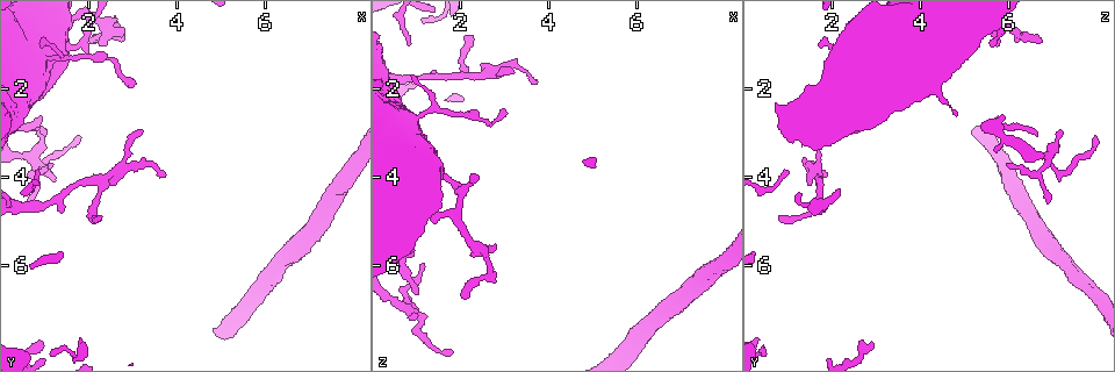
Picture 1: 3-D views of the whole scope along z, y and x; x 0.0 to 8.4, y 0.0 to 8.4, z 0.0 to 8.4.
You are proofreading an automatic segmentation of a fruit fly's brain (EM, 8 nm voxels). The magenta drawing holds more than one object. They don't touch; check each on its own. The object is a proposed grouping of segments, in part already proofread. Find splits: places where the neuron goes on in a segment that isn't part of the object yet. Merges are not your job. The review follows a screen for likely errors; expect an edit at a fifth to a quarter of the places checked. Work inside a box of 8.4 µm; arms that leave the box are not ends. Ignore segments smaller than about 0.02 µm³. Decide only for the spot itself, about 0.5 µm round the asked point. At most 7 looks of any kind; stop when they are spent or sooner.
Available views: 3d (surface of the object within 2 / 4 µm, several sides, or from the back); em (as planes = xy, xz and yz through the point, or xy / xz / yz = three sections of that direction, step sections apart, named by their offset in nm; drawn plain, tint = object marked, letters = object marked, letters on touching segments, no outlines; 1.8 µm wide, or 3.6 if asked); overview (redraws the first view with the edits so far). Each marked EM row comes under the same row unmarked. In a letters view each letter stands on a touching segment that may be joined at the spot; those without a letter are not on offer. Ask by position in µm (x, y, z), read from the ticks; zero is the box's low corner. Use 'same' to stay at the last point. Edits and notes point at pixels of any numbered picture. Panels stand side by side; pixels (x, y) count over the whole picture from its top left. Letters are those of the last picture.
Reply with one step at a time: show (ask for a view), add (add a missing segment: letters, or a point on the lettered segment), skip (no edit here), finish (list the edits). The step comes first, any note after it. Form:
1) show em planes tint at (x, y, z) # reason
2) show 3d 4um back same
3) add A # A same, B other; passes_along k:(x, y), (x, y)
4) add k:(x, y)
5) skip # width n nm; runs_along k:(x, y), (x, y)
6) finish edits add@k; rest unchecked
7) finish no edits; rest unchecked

show em planes letters at (1.10, 3.00, 6.70) # branch stops here

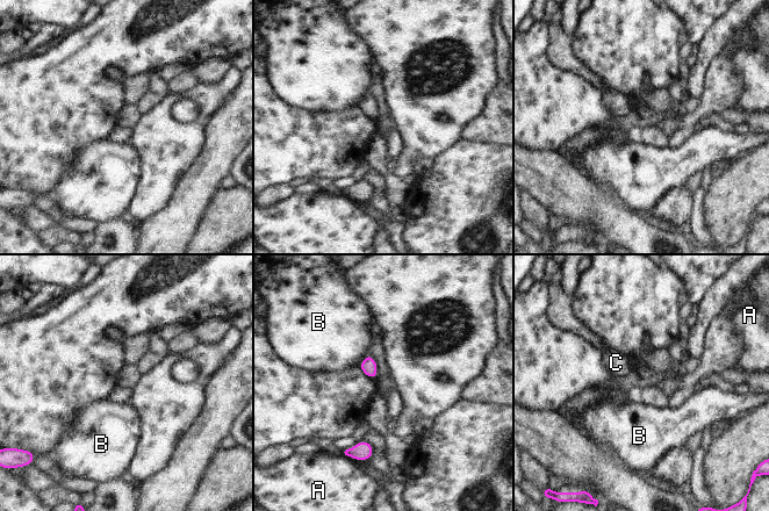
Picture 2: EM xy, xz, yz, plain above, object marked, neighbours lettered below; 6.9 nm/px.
skip # width 110 nm; A other, B other, C other; border 2:(368, 352), (358, 366); no lettered segment goes on from it

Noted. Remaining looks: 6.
show em planes letters at (3.70, 3.95, 1.90) # tapers out

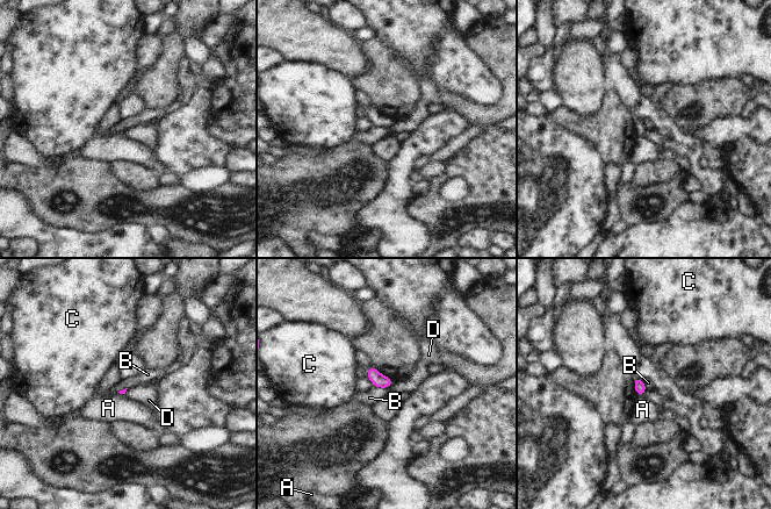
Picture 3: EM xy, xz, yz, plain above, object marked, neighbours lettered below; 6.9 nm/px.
skip # A other, B other, C other, D other; border 3:(395, 381), (387, 388); none of them fits

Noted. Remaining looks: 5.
show 3d 4um at (2.10, 0.95, 6.75)

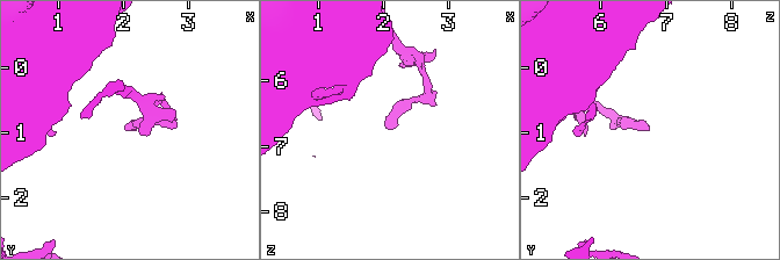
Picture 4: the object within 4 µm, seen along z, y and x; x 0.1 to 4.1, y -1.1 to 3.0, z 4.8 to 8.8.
show em planes tint at (2.10, 0.95, 6.75)

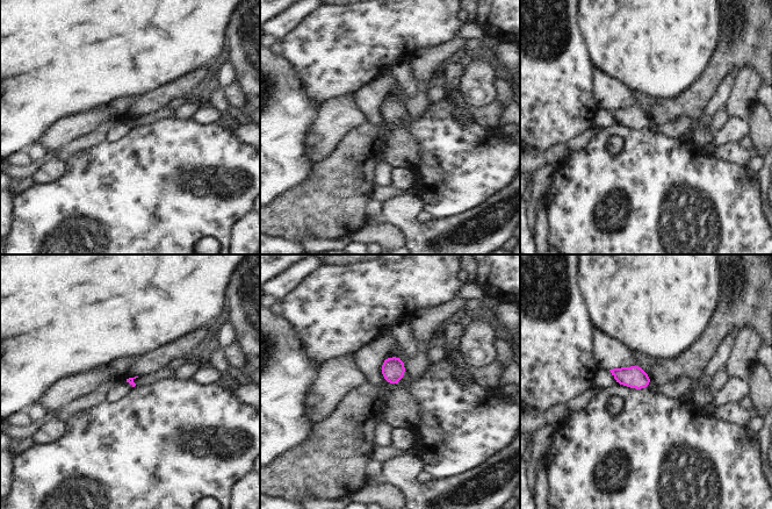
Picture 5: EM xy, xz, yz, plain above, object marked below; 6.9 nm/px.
show em planes letters same # see the neighbours

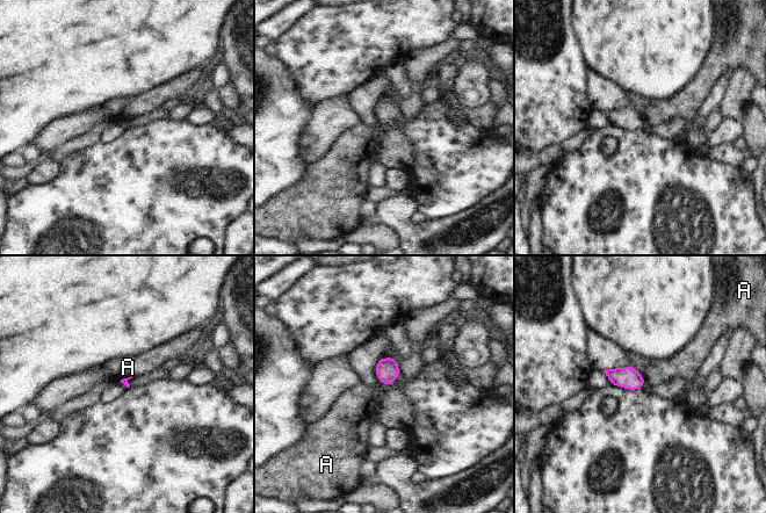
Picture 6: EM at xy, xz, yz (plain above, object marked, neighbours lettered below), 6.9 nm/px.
skip # A other; border 6:(633, 366), (645, 378); no lettered segment goes on from it

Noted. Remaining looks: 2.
finish no edits; rest unchecked

